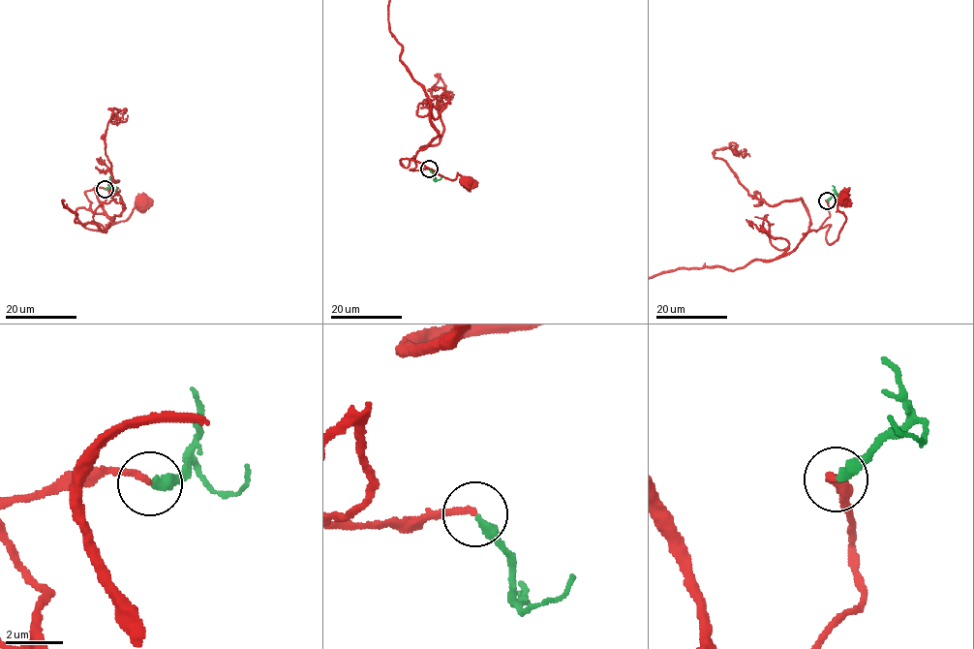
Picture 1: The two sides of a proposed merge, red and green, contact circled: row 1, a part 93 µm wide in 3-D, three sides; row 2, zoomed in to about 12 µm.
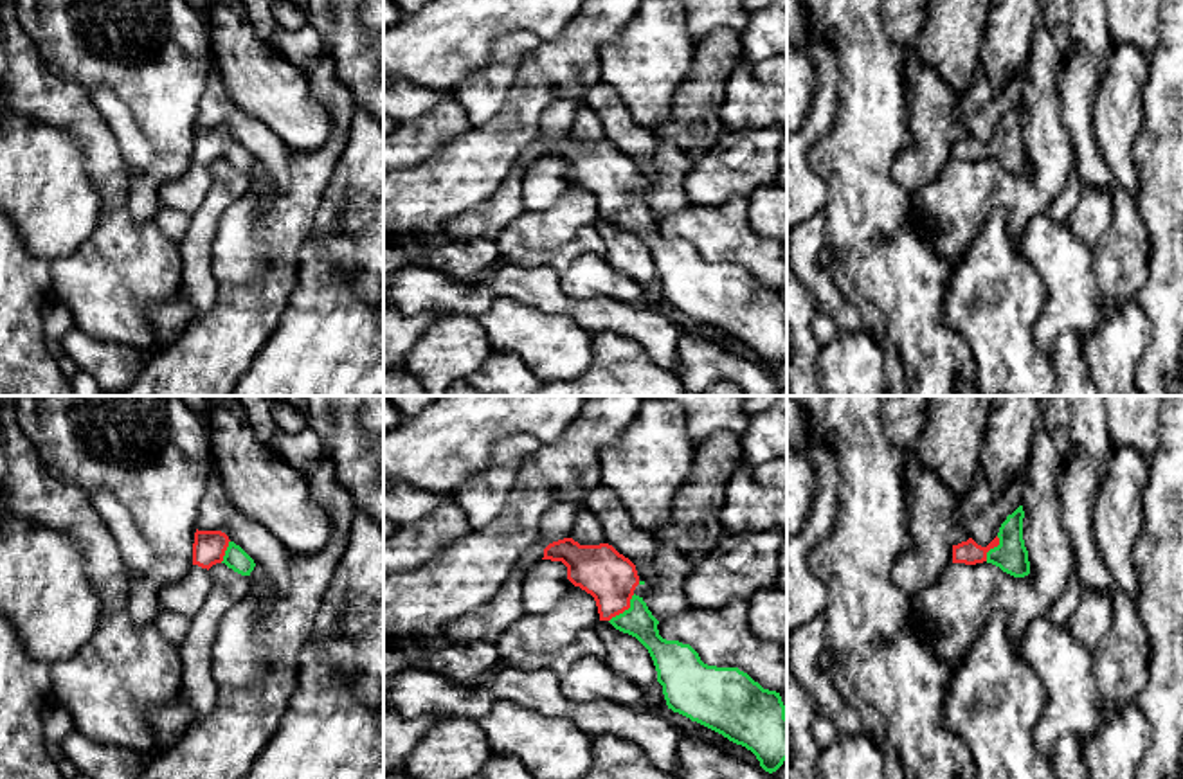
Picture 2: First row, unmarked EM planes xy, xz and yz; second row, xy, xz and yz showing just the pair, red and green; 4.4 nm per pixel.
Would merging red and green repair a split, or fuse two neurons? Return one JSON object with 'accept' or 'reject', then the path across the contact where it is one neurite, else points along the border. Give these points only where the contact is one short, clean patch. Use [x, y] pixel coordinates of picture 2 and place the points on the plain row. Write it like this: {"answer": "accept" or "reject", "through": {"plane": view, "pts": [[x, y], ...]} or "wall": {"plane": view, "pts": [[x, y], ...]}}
{"answer": "accept", "through": {"plane": "xz", "pts": [[611, 175], [614, 195], [625, 205], [638, 218]]}}

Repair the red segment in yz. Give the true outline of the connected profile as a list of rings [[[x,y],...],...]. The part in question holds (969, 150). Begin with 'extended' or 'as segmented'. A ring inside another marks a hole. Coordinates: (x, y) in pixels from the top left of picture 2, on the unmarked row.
extended | [[[1019,103],[1001,121],[998,133],[987,142],[978,142],[972,135],[953,142],[953,160],[992,160],[1003,169],[1014,175],[1025,175],[1030,171],[1028,148],[1023,137],[1023,115],[1025,108]]]

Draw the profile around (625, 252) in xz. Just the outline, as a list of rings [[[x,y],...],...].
[[[600,218],[596,228],[607,243],[605,261],[639,284],[657,279],[657,268],[648,246],[632,232],[616,227],[609,218]]]

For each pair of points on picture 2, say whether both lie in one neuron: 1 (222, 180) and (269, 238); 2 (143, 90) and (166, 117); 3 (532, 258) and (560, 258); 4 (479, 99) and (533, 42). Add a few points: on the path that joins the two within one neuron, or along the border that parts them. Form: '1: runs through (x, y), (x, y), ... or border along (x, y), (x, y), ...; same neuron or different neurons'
1: border along (252, 180), (224, 213), (215, 236); different neurons
2: runs through (150, 98), (162, 110); same neuron
3: runs through (539, 258), (553, 258); same neuron
4: runs through (492, 83), (517, 53); same neuron

